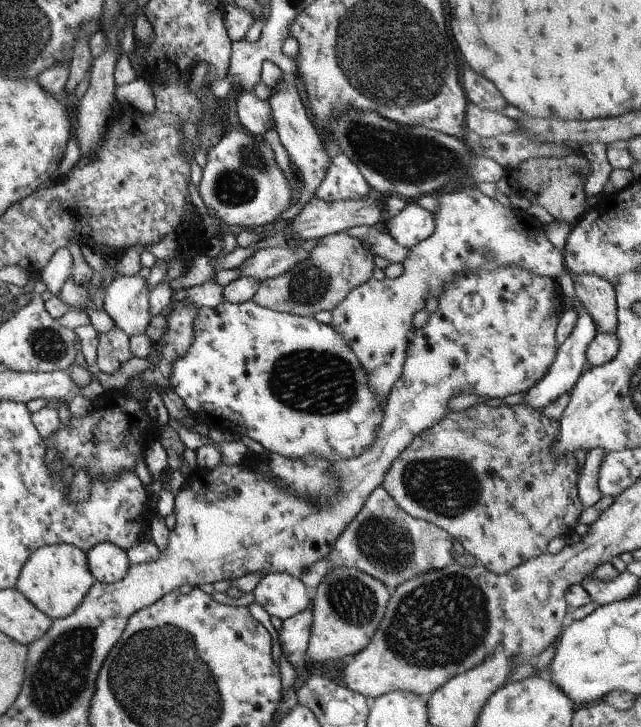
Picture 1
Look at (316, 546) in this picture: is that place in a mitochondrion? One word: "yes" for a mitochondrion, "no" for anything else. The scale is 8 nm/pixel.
no

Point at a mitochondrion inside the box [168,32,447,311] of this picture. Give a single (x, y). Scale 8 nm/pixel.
(239, 184)

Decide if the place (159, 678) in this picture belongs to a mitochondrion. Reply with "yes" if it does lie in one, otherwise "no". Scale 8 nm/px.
yes

